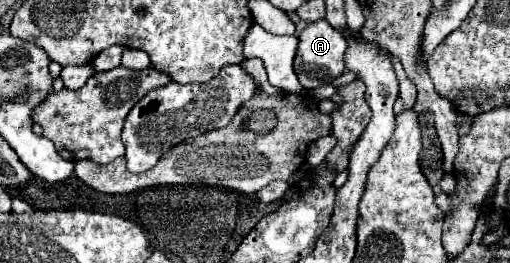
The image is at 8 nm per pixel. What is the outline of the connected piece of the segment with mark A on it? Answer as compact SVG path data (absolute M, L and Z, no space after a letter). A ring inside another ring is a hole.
M326 19L308 23L306 29L300 33L300 45L294 59L294 69L300 79L300 83L306 89L316 89L320 85L328 85L334 79L338 79L344 71L344 53L346 53L346 39L340 31L336 31Z

